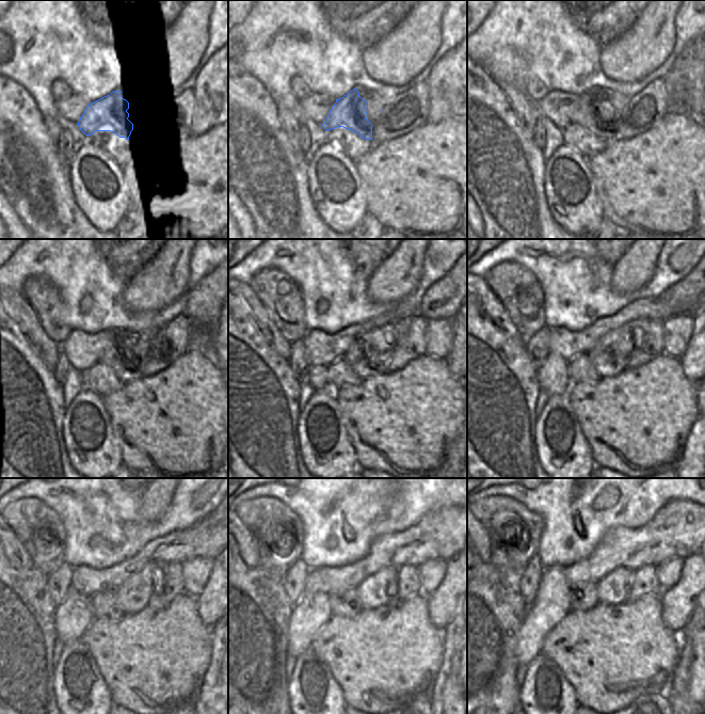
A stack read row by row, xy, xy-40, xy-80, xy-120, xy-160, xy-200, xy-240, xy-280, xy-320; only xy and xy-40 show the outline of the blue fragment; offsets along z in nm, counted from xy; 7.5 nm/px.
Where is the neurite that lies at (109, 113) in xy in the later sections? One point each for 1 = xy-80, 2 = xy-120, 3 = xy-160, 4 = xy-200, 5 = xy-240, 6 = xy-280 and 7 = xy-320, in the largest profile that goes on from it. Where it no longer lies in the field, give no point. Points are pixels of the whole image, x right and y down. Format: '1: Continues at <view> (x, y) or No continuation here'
1: Continues at xy-80 (590, 113)
2: Continues at xy-120 (115, 355)
3: Continues at xy-160 (367, 355)
4: Continues at xy-200 (609, 356)
5: Continues at xy-240 (134, 593)
6: Continues at xy-280 (378, 589)
7: Continues at xy-320 (614, 588)

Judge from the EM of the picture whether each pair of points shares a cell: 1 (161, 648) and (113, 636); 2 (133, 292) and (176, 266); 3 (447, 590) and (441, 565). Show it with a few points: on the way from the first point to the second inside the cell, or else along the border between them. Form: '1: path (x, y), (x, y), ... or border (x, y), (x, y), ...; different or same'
1: path (149, 648), (145, 648), (141, 644), (125, 644); same
2: path (144, 291), (154, 288), (165, 276); same
3: border (447, 560), (442, 582), (428, 594); different

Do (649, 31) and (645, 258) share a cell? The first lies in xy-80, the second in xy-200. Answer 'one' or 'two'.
one

